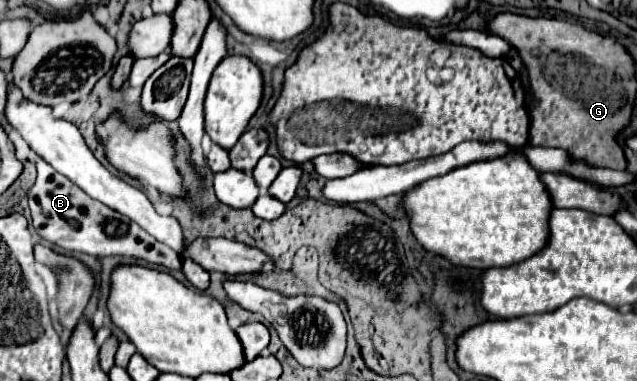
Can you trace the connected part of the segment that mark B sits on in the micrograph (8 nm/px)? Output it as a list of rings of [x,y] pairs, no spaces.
[[[35,157],[35,165],[37,165],[37,181],[29,191],[29,209],[33,217],[33,227],[41,237],[45,237],[51,243],[57,243],[59,247],[83,251],[97,257],[123,255],[143,259],[151,265],[163,265],[167,269],[183,267],[183,261],[179,263],[179,253],[175,253],[161,241],[155,241],[155,237],[145,233],[145,229],[141,229],[129,217],[85,195],[85,191],[73,185],[65,175],[57,173],[41,157]]]

